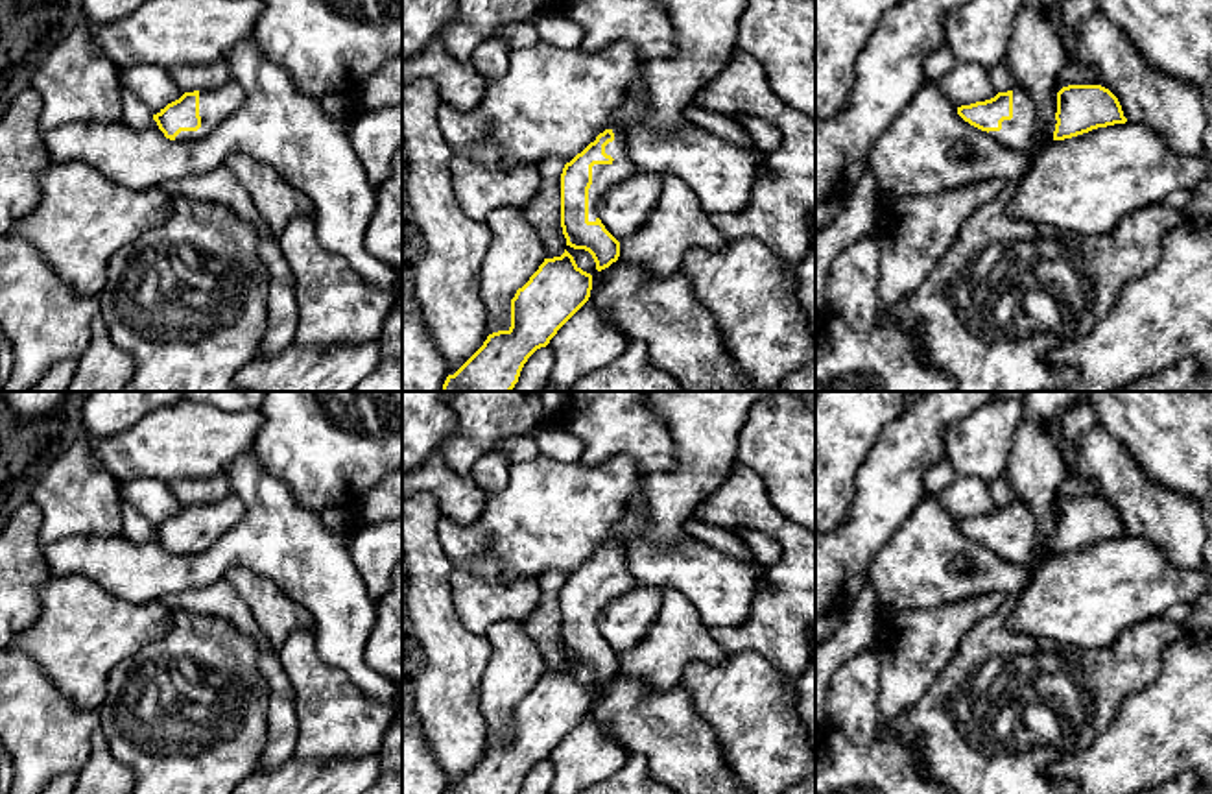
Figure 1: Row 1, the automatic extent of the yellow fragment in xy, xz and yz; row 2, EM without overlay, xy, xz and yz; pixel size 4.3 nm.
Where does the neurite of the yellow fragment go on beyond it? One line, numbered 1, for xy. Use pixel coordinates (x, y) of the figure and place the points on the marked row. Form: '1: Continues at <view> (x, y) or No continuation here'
1: Continues at xy (214, 106)

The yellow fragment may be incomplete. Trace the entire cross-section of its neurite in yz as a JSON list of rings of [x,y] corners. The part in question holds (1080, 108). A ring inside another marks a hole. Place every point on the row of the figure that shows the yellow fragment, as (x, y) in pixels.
[[[1068,85],[1057,92],[1057,113],[1050,126],[1042,126],[1033,96],[1015,87],[1007,92],[998,92],[994,98],[957,107],[957,114],[970,126],[987,131],[992,138],[1009,150],[1026,153],[1033,142],[1048,144],[1050,140],[1064,140],[1098,127],[1125,124],[1118,98],[1101,85]]]

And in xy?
[[[229,79],[225,85],[210,90],[184,92],[153,114],[153,120],[170,140],[197,140],[210,135],[244,103],[244,89],[234,79]]]

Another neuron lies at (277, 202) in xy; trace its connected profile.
[[[234,153],[225,166],[251,196],[260,218],[279,236],[295,216],[312,216],[310,199],[273,168],[247,153]]]

